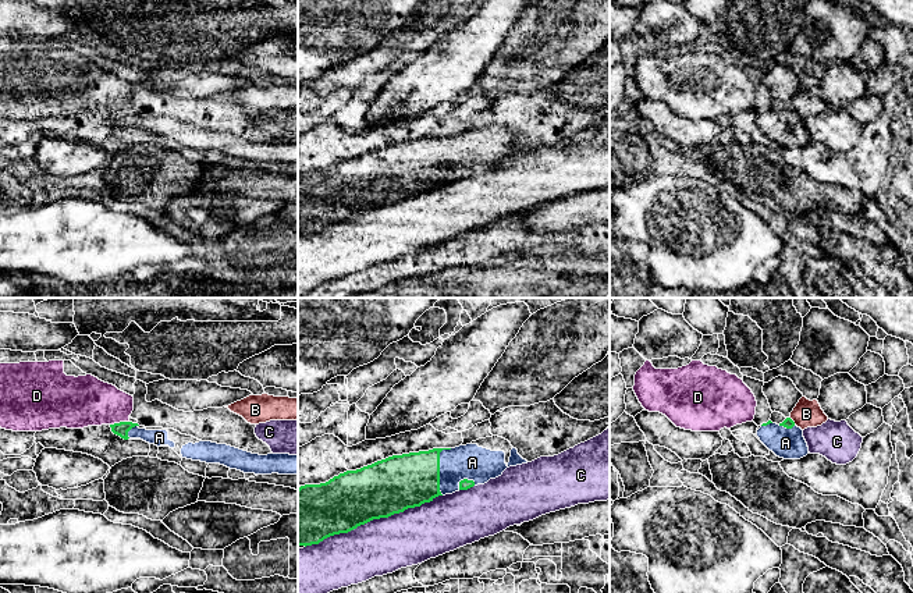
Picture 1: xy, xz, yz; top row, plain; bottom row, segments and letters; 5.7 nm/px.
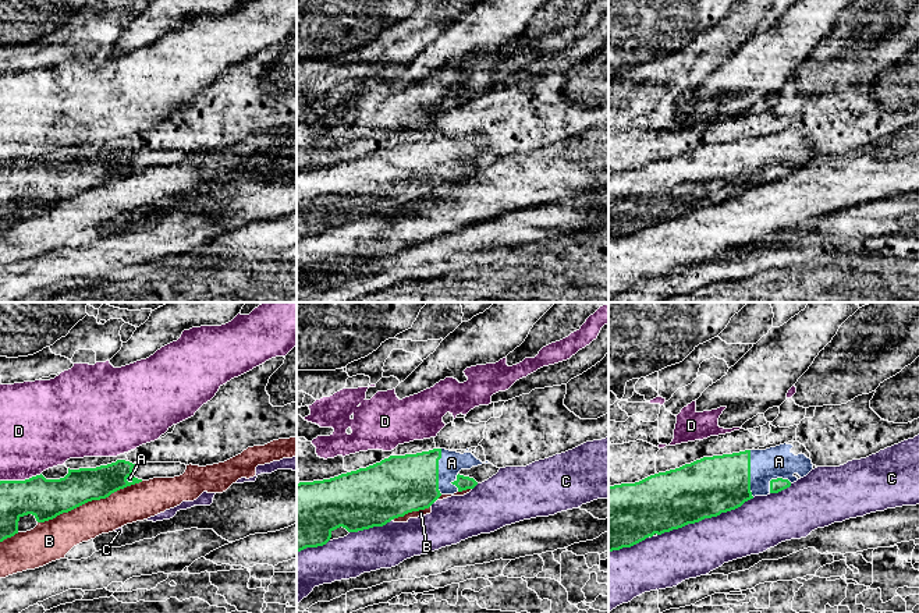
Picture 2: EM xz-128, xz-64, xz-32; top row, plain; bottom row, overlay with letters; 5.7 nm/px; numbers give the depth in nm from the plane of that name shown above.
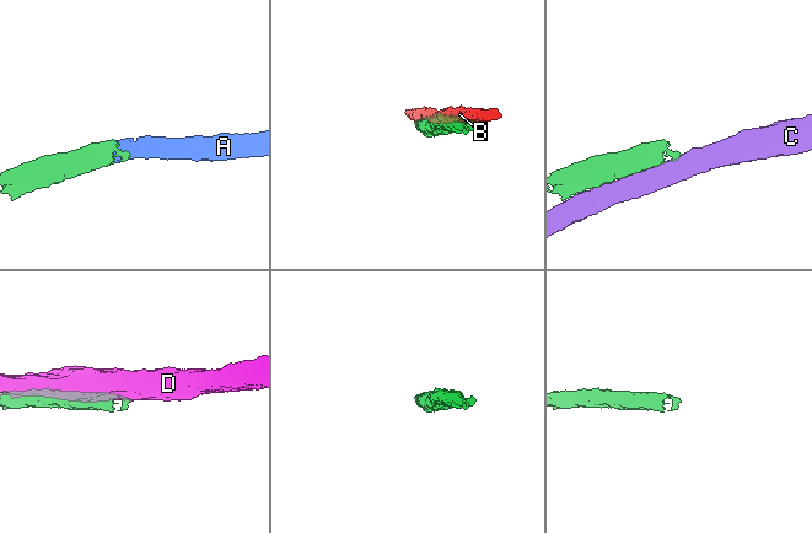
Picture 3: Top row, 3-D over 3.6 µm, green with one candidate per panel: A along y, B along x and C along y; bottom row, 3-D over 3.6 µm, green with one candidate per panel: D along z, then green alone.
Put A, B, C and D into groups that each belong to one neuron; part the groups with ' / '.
A / B / C / D

